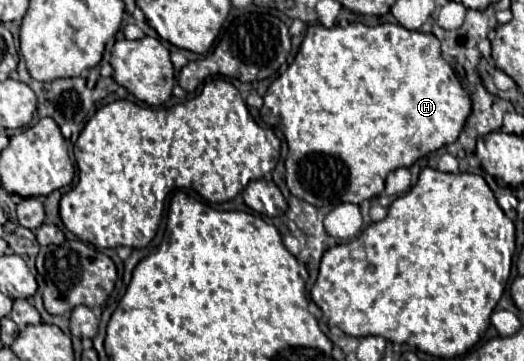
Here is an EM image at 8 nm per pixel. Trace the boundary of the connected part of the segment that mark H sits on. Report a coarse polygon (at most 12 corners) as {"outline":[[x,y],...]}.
{"outline":[[311,26],[261,120],[287,188],[377,198],[471,98],[433,34]]}

